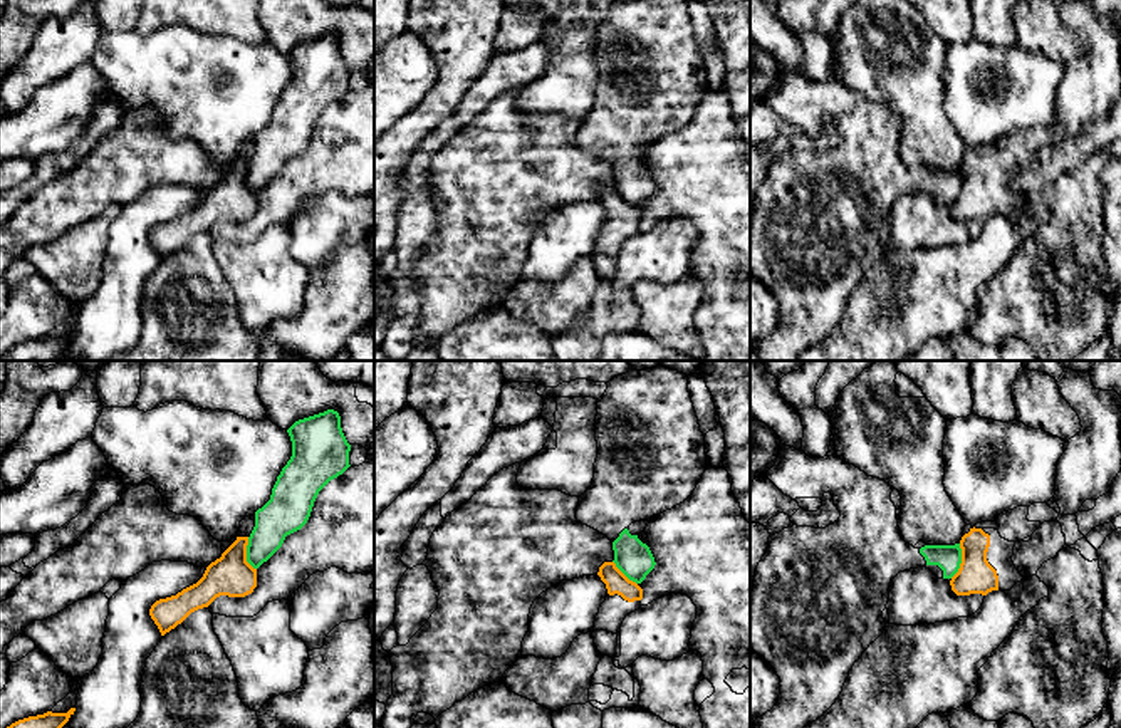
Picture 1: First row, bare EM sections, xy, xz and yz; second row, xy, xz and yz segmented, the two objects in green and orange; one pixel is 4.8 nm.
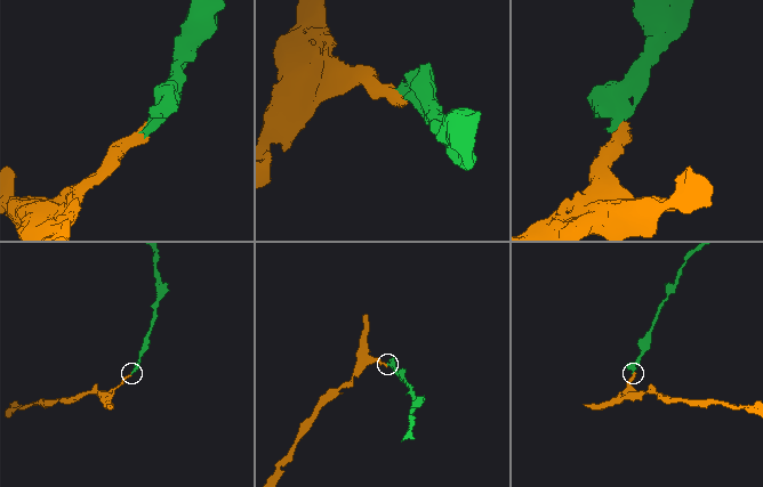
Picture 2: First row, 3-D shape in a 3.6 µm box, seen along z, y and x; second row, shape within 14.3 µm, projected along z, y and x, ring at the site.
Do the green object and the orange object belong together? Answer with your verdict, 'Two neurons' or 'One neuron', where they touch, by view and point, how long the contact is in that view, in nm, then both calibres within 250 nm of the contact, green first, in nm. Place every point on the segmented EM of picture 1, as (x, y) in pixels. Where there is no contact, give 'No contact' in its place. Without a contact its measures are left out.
Two neurons. Touches green at yz (960, 561). Shared border 180 nm. Thickness 130 nm (green) against 180 nm

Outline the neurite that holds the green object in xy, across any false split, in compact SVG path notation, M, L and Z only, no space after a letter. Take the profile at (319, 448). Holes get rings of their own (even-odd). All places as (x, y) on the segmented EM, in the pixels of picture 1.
M337 411L299 419L287 433L292 456L277 476L270 500L255 512L248 537L247 562L253 569L267 562L287 535L307 523L319 491L351 466L351 445Z

